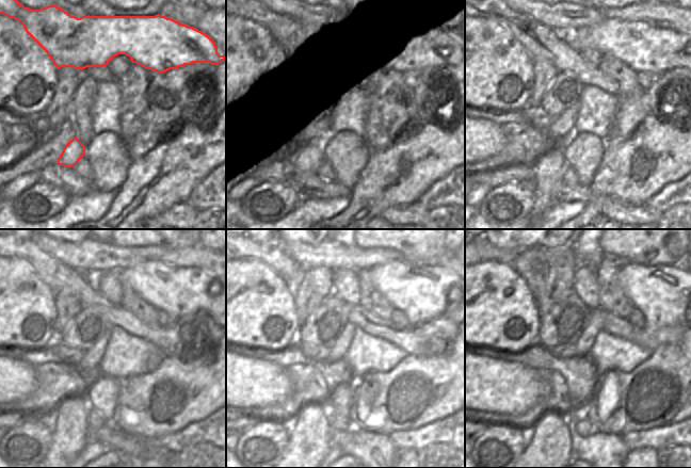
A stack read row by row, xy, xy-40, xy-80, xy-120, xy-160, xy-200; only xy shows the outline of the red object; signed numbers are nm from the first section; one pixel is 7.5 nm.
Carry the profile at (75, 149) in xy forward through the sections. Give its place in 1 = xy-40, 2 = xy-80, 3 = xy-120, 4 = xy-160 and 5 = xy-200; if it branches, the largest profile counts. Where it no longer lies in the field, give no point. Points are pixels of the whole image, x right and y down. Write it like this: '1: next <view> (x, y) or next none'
1: next xy-40 (308, 162)
2: next xy-80 (548, 167)
3: next xy-120 (69, 421)
4: next xy-160 (309, 442)
5: next xy-200 (549, 446)

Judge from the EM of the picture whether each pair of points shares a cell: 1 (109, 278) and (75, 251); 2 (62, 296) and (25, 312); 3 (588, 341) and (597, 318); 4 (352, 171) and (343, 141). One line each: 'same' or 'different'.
1: different
2: different
3: same
4: same

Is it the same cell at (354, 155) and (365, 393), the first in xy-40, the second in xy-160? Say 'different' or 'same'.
different

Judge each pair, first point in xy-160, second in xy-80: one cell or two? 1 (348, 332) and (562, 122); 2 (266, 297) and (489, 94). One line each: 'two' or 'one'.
1: one
2: one

